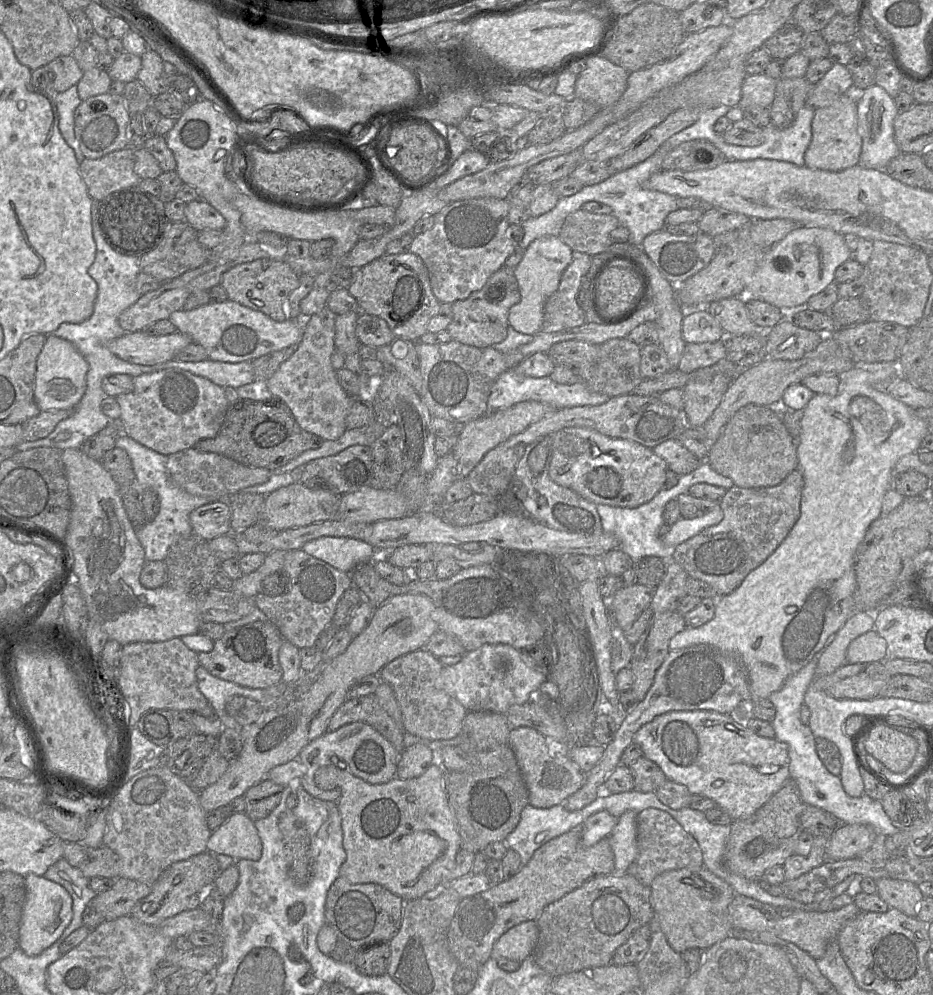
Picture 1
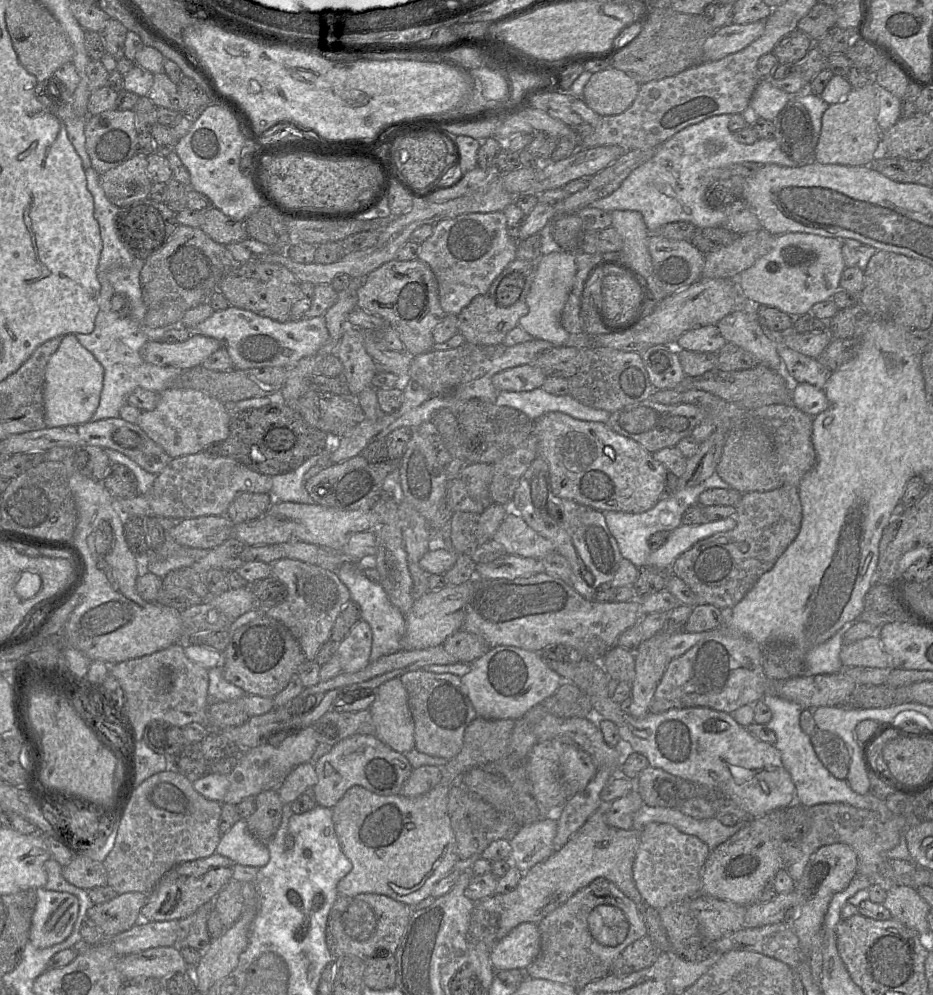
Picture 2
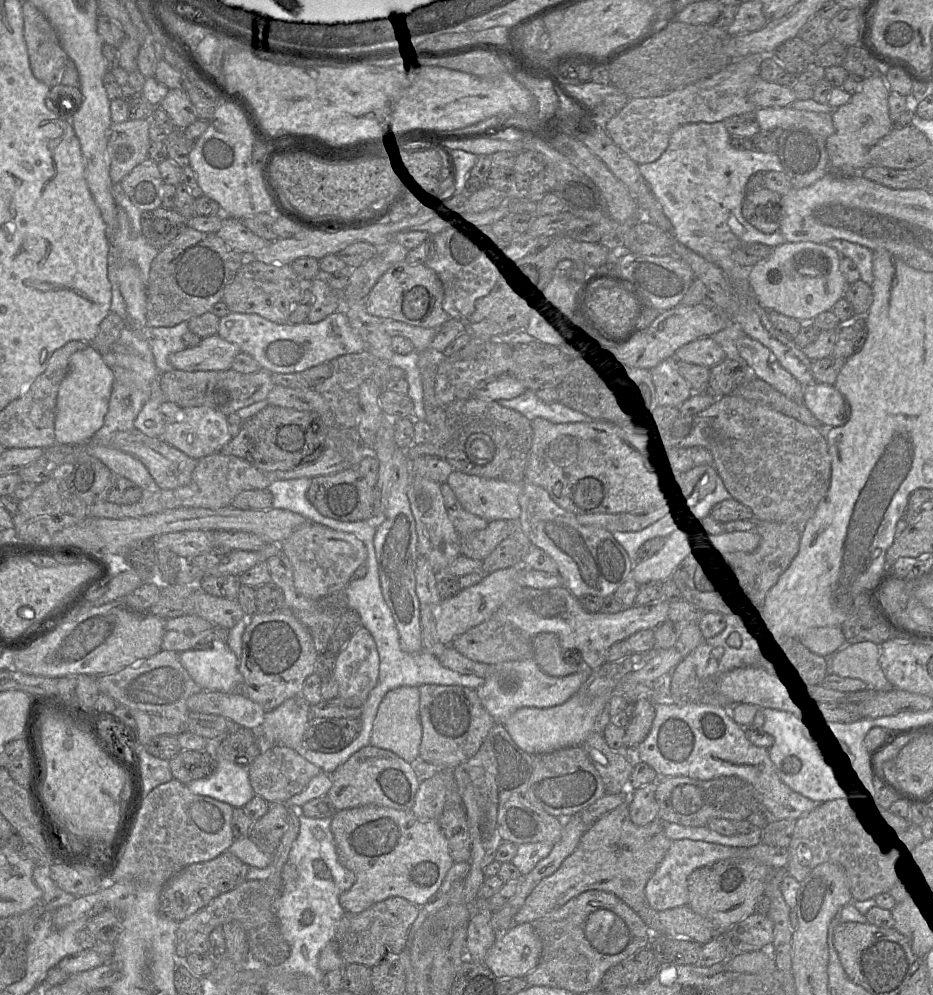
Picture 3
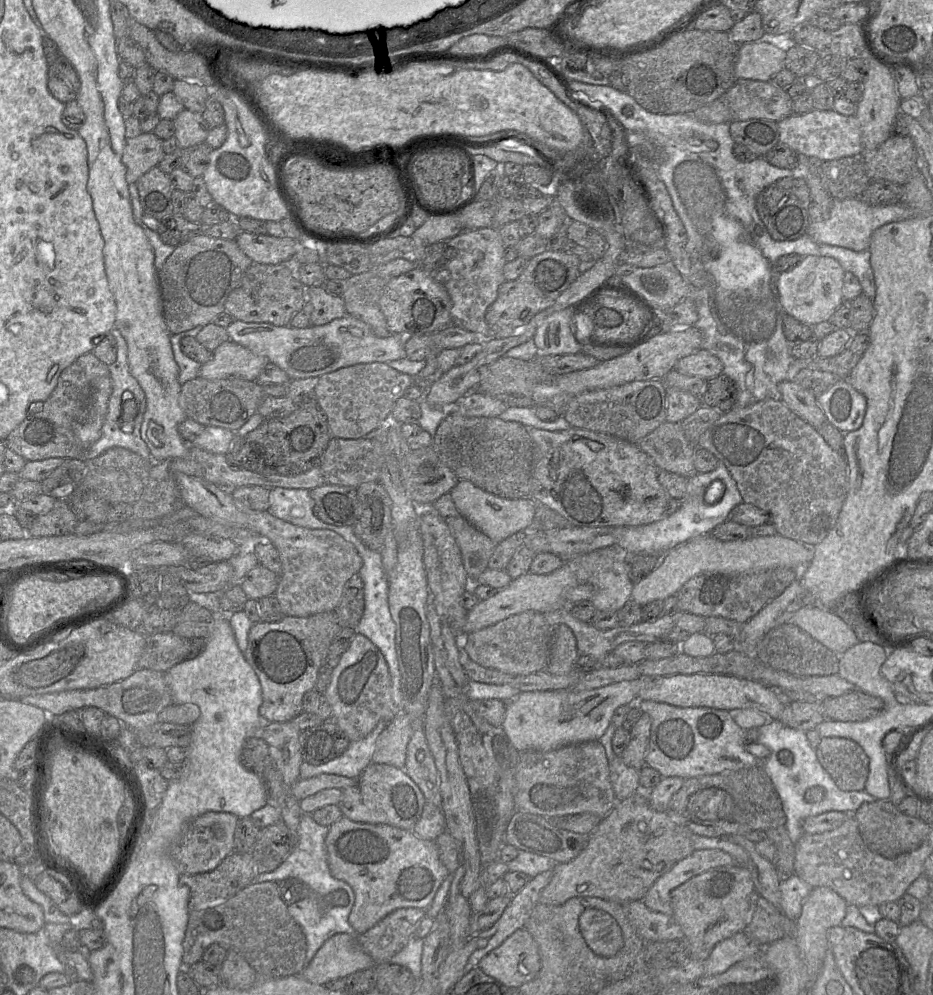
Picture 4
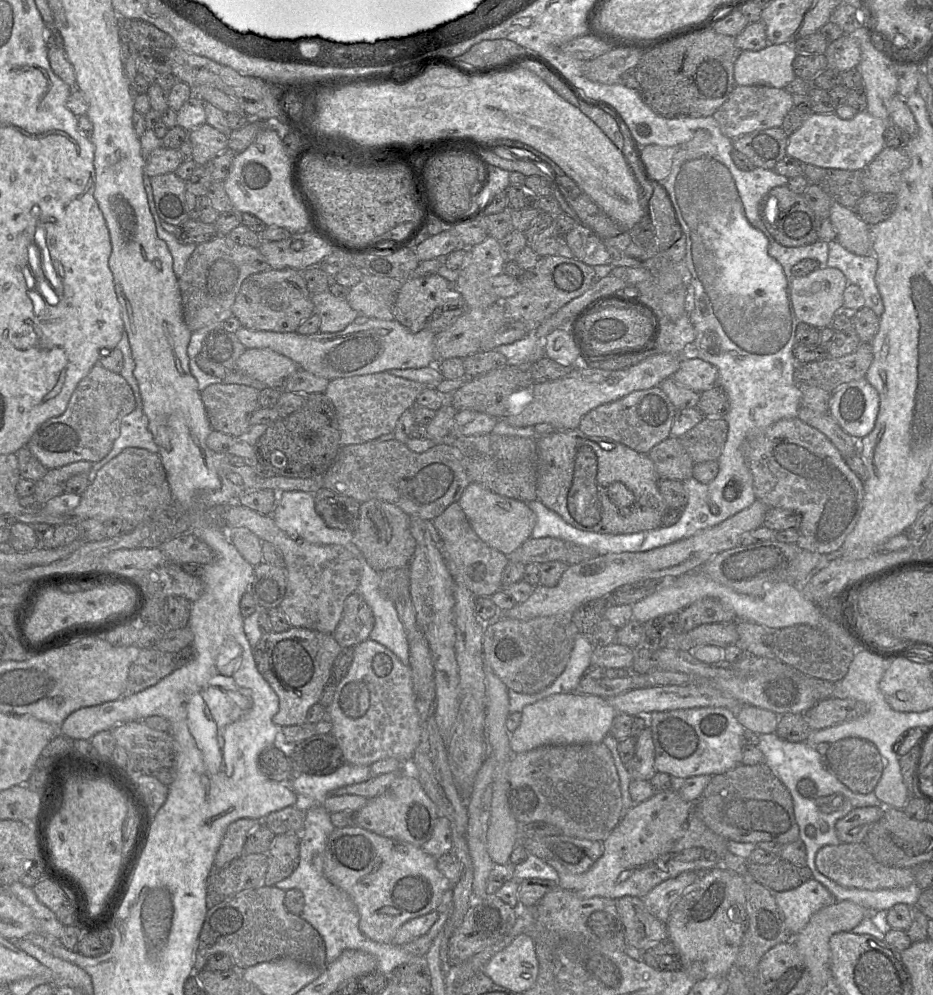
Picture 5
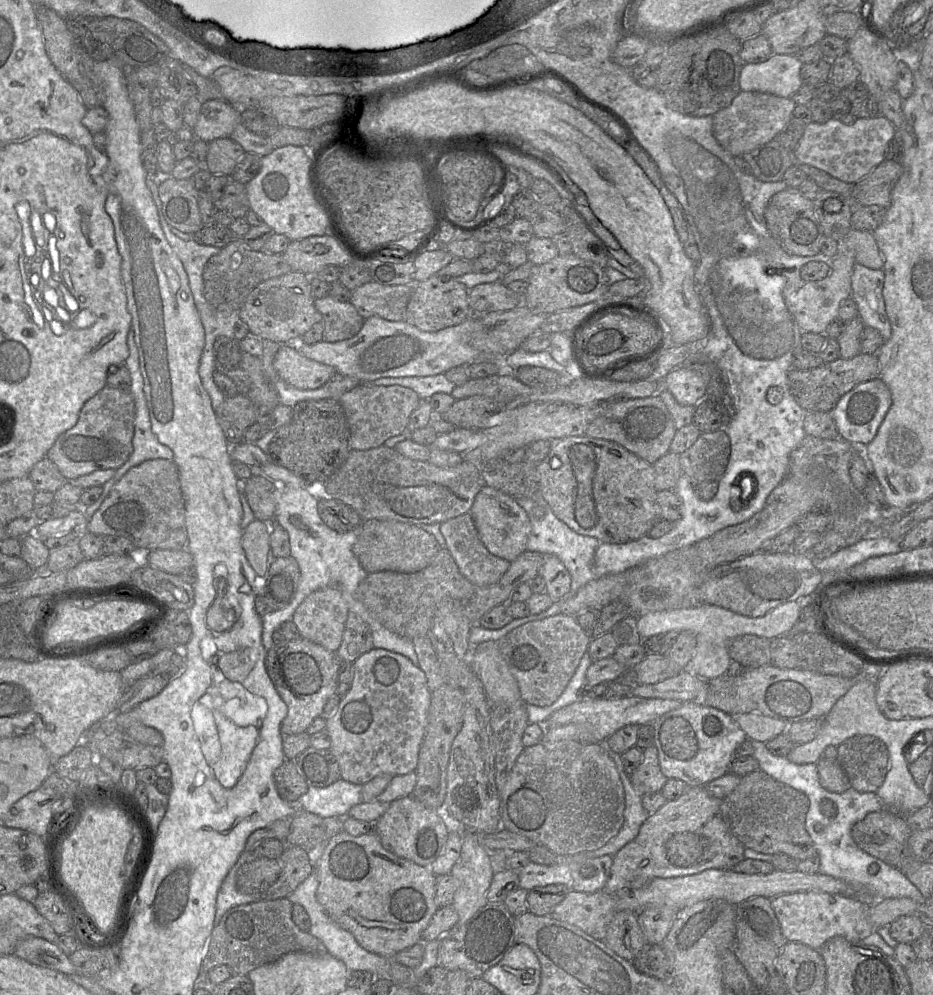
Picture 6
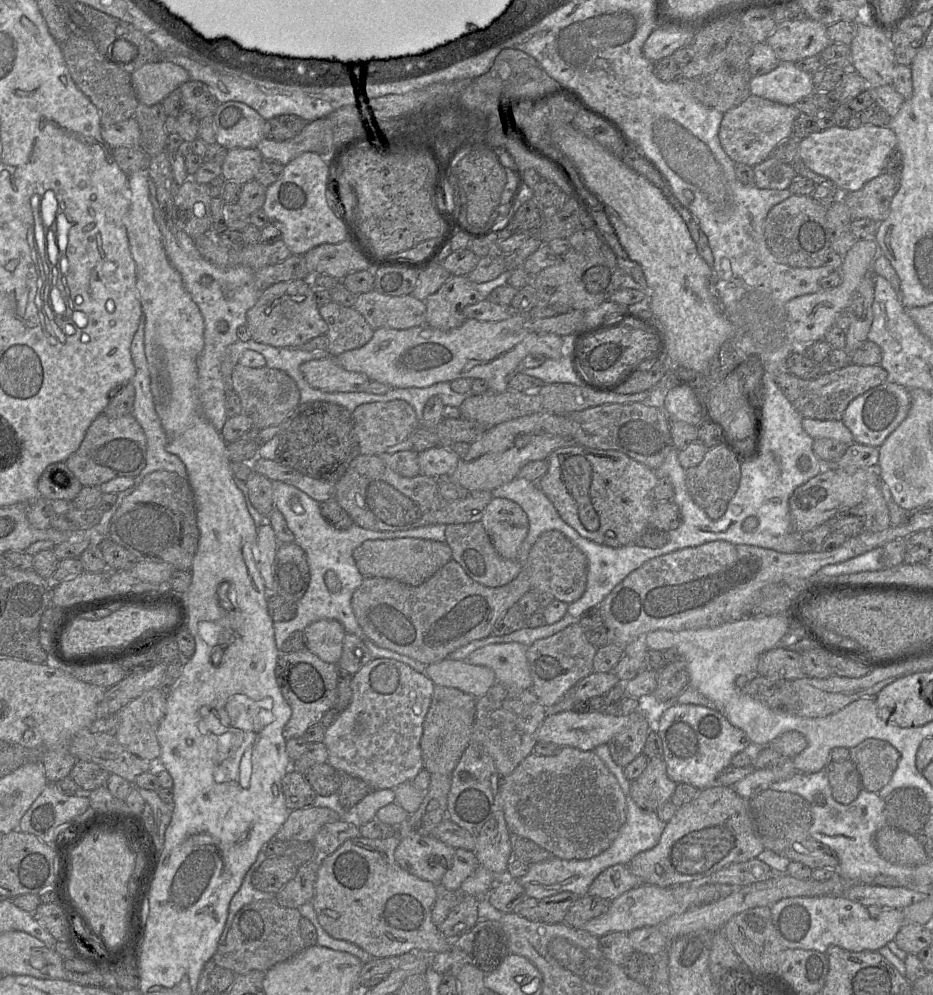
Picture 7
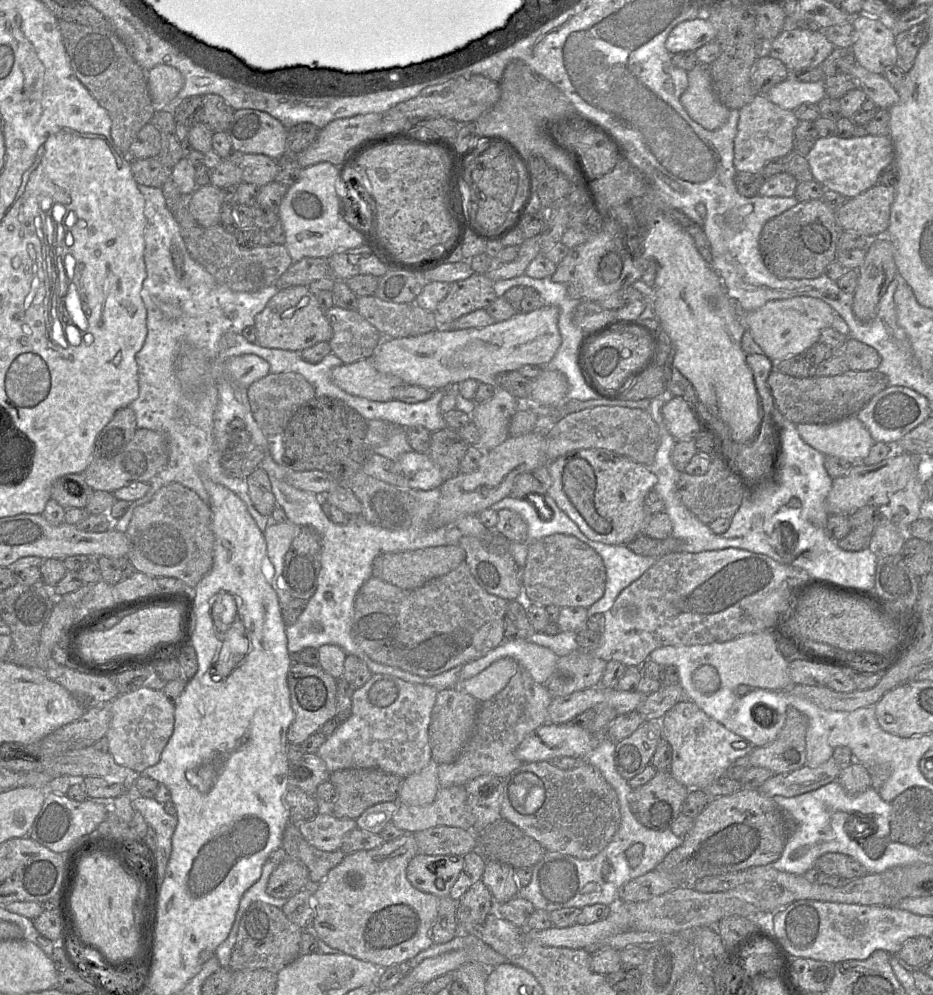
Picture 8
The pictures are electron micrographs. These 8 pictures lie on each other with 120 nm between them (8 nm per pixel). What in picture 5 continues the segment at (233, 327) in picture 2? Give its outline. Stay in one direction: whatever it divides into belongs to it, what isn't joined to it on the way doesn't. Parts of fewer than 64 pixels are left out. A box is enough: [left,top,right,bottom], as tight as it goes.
[235,318,435,380]

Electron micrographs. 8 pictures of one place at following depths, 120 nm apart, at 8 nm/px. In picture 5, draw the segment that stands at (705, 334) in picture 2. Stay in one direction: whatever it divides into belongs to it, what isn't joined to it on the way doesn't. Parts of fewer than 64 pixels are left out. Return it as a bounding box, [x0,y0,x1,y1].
[672,358,718,393]

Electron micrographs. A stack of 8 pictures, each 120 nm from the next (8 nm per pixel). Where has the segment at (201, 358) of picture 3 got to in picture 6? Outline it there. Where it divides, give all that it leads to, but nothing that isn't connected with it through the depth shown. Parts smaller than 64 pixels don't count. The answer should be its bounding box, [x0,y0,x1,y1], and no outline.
[273,345,337,390]

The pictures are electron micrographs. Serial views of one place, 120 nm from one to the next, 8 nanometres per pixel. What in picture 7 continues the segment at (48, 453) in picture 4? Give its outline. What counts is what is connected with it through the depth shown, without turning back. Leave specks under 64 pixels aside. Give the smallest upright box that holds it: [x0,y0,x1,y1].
[65,413,147,487]

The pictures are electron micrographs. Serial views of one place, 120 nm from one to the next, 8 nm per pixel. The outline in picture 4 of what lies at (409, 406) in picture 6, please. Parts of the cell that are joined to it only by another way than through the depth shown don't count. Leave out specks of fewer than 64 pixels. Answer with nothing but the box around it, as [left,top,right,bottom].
[313,363,416,439]

